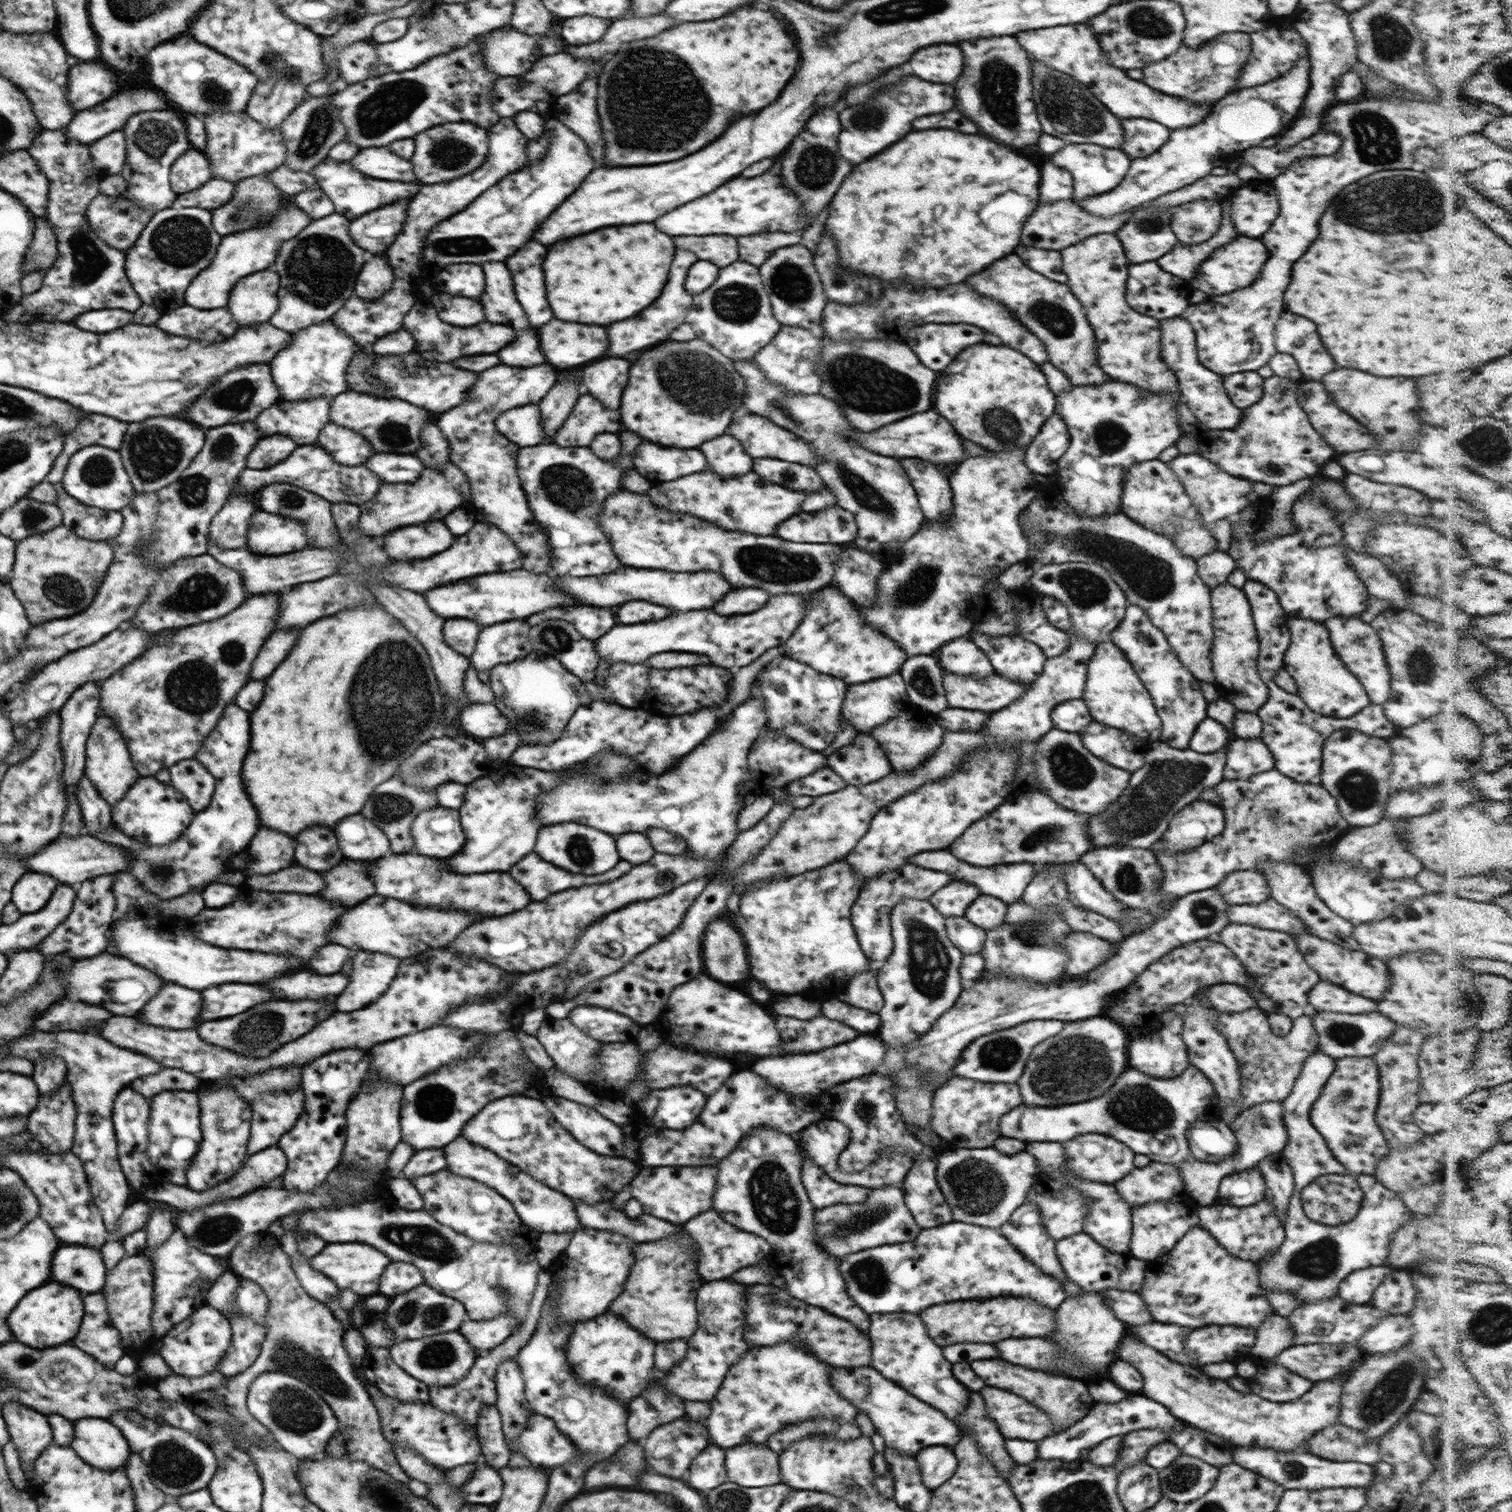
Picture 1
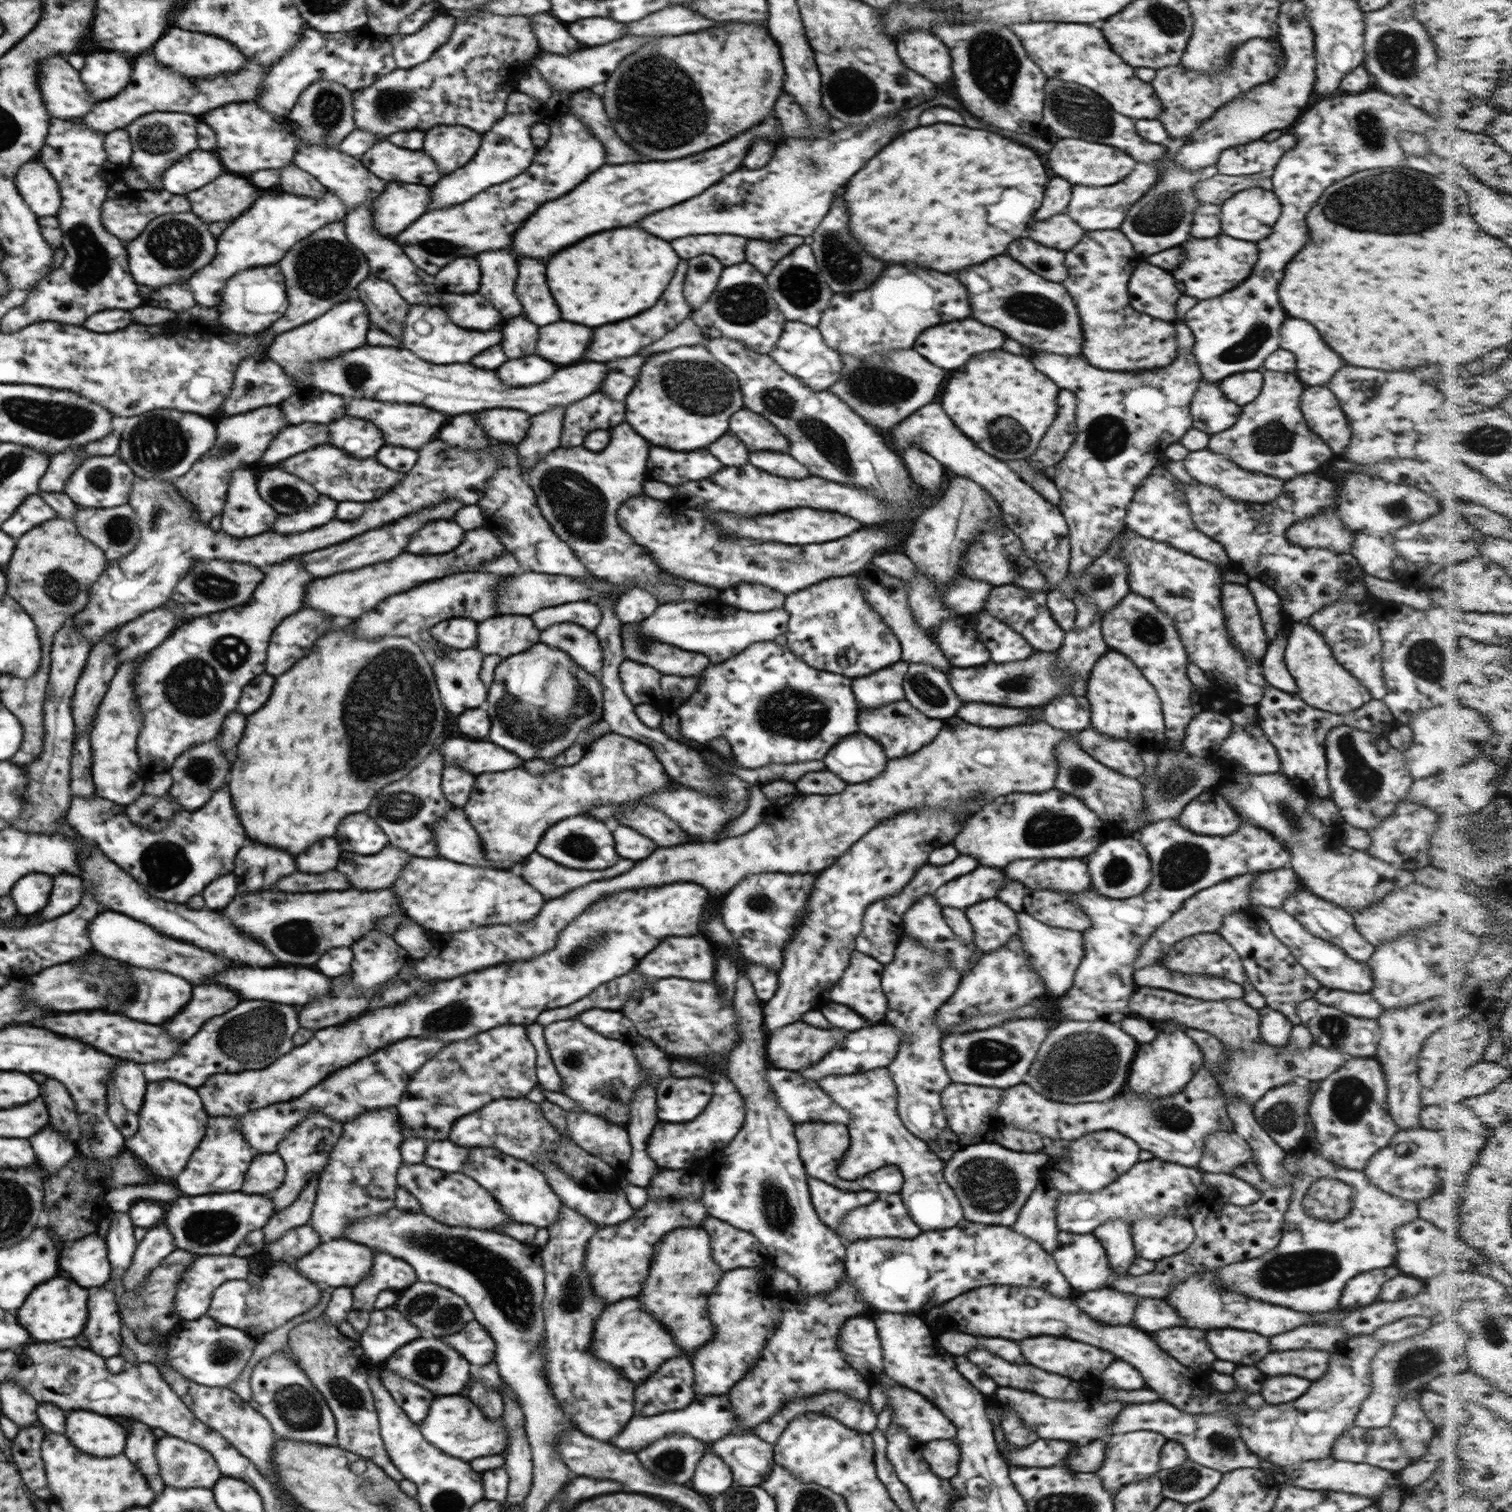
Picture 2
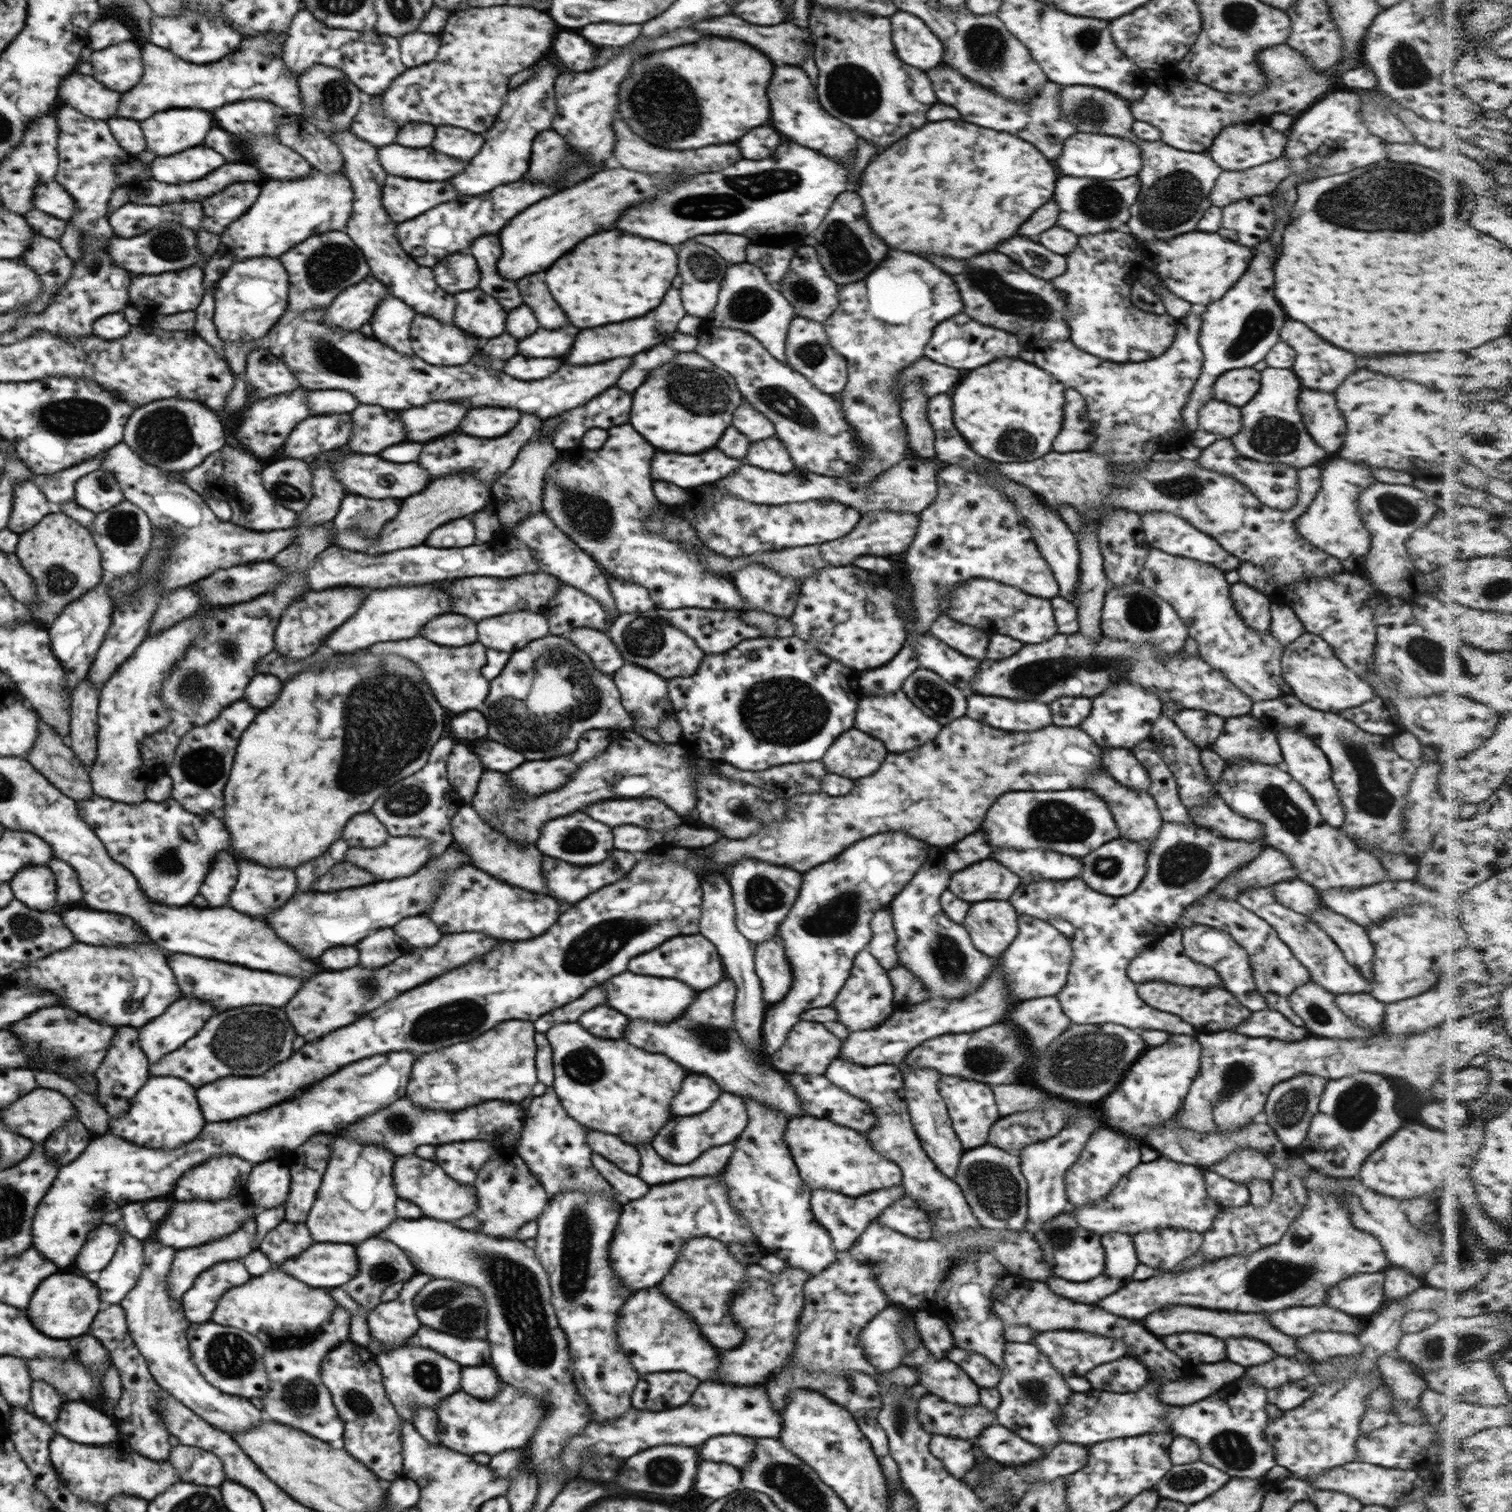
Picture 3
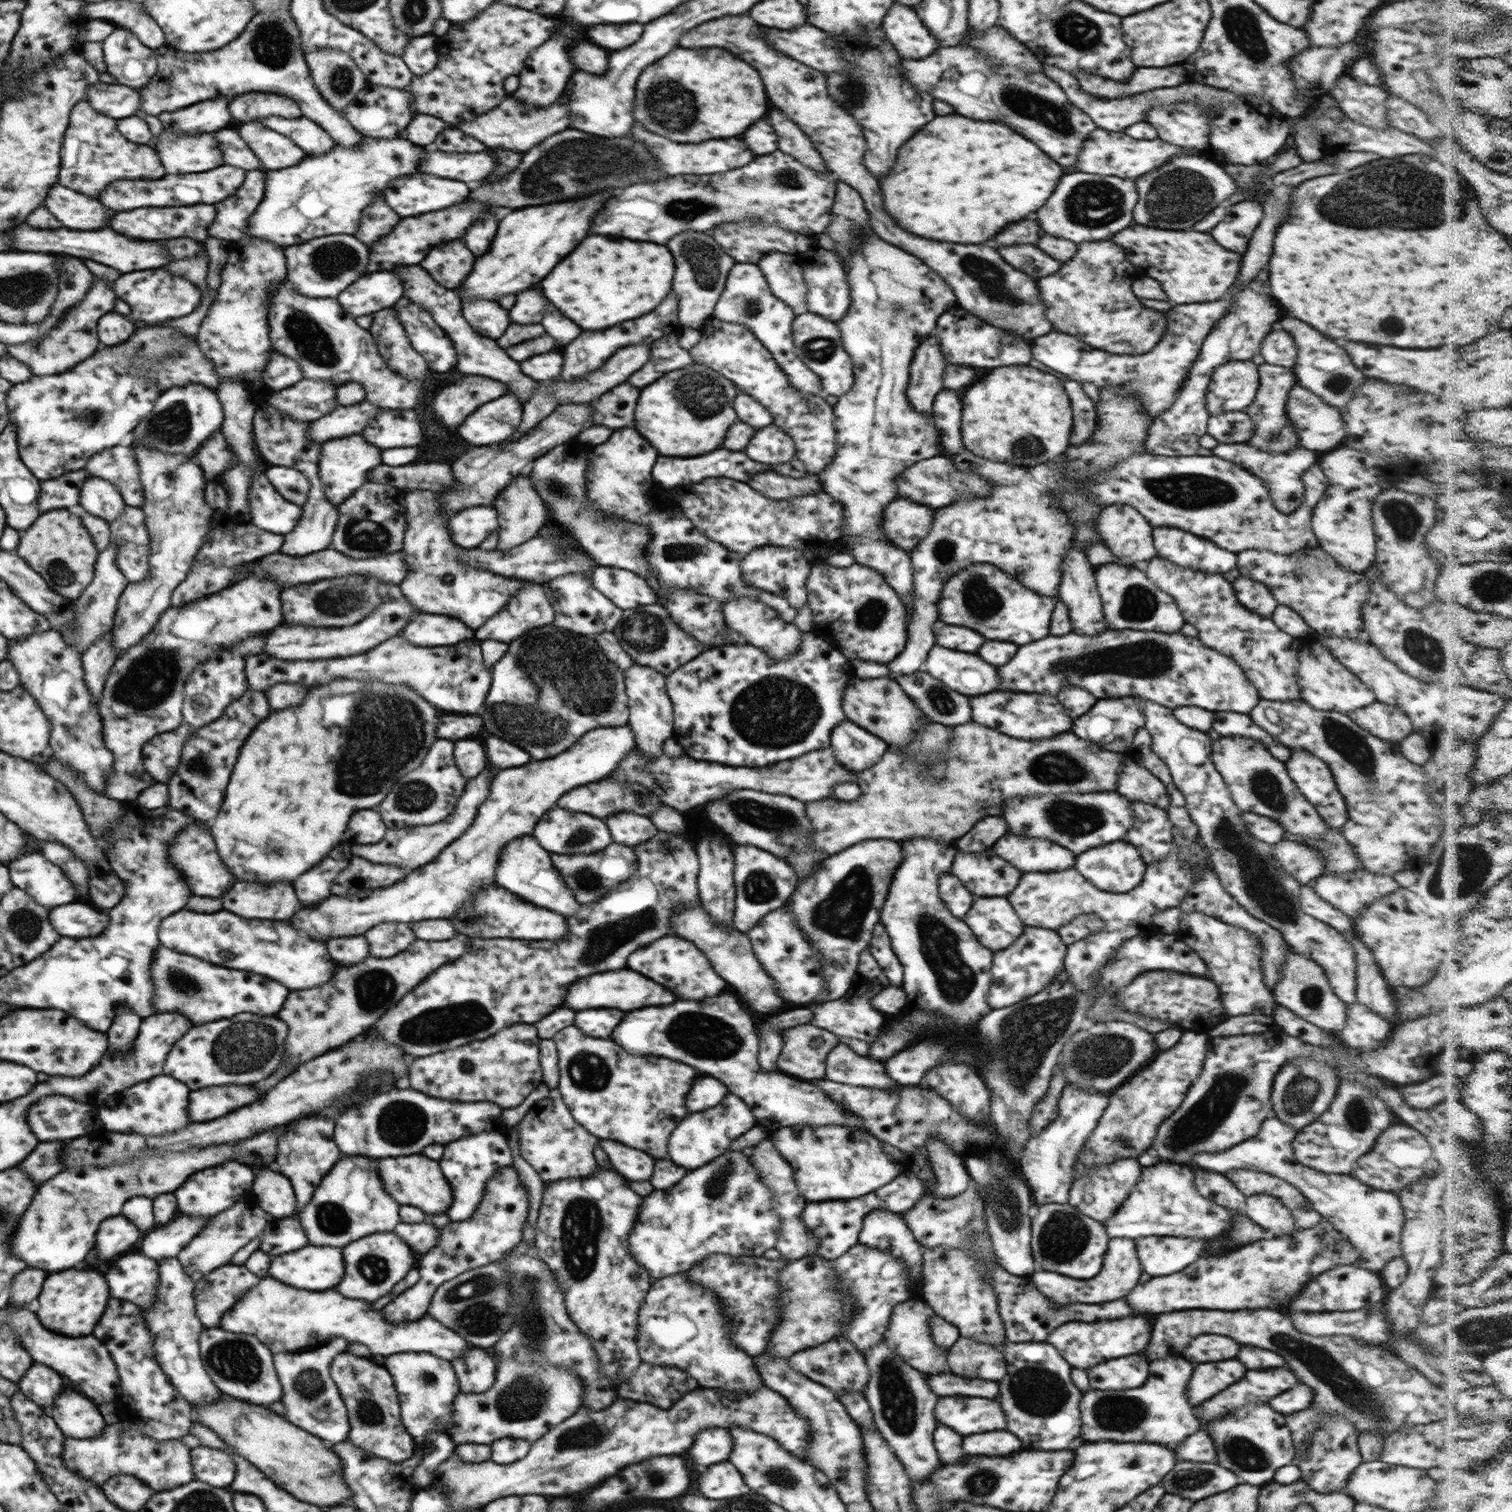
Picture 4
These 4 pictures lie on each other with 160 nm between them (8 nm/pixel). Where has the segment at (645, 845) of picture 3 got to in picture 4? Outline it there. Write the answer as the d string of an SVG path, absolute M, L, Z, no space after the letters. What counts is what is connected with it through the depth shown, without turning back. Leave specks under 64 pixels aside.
M620 812L616 816L610 816L606 820L606 824L608 824L616 844L634 846L634 844L642 844L658 834L654 824L646 816L638 816L632 812Z

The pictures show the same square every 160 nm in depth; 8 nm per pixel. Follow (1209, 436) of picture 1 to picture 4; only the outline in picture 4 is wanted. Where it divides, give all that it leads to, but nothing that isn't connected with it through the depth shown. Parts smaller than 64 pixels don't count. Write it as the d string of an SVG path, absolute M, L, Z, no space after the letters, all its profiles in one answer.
M1268 363L1257 365L1259 387L1253 404L1246 407L1245 413L1254 423L1254 434L1247 440L1254 448L1262 452L1286 452L1300 446L1300 437L1287 415L1287 400L1290 389L1297 384L1293 367L1286 368Z

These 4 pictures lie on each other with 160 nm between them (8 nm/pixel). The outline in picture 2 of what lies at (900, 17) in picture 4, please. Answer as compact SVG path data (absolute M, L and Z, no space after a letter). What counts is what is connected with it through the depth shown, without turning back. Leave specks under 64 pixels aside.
M910 32L898 40L902 62L934 84L944 84L952 76L952 58L948 48L928 32Z

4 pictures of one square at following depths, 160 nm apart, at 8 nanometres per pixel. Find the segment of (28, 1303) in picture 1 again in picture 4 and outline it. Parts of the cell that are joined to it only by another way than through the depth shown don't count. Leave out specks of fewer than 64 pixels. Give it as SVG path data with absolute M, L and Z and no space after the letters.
M68 1270L56 1272L48 1276L48 1284L44 1284L44 1292L40 1292L40 1320L52 1328L52 1332L60 1332L64 1336L88 1336L98 1324L100 1316L108 1304L108 1284L104 1275L96 1274L94 1270Z

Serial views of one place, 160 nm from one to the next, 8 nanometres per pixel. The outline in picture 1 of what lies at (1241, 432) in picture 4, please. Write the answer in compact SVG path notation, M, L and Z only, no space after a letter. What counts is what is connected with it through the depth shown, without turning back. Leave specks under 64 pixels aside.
M1182 318L1160 320L1162 328L1162 354L1163 361L1170 371L1177 376L1178 389L1187 400L1188 408L1192 414L1204 423L1208 430L1228 430L1234 428L1242 418L1243 409L1238 408L1228 396L1223 385L1223 377L1208 370L1197 357L1196 338L1190 324Z

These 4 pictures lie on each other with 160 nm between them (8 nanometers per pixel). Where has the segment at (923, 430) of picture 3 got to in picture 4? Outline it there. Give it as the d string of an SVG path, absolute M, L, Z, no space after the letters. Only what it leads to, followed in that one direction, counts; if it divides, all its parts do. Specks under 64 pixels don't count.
M929 336L916 348L910 366L910 384L907 386L912 408L916 408L918 412L932 414L932 400L942 390L940 380L946 366L948 364L934 336Z

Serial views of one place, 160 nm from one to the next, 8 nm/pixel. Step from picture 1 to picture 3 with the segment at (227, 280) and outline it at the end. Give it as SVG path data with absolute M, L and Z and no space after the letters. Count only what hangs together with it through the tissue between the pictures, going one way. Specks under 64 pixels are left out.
M313 168L311 173L300 180L271 180L261 183L261 192L252 208L238 218L232 228L224 230L220 246L215 254L206 260L202 269L206 272L204 286L211 290L217 286L221 276L234 267L236 260L254 257L279 258L281 255L314 235L330 231L345 232L356 197L351 181L341 172L320 172Z

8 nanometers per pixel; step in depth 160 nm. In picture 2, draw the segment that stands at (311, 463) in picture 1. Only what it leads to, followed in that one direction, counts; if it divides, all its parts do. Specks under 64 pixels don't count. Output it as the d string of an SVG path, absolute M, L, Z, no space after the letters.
M329 442L299 452L296 456L280 461L272 467L299 477L300 480L314 486L319 493L330 496L339 503L344 501L371 503L386 494L388 490L392 490L392 487L404 478L404 473L384 468L381 462L376 462L375 457L356 458Z

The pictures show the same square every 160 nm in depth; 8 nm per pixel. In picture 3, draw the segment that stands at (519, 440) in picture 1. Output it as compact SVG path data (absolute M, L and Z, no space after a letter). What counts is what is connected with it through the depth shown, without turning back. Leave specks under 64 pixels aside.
M472 408L460 422L460 430L468 436L495 439L518 424L520 412L514 408Z

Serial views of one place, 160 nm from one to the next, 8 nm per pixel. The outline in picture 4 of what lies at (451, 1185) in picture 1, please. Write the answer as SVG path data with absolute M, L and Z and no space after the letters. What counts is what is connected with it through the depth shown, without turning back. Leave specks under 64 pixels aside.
M420 1155L388 1157L377 1160L378 1176L385 1192L399 1205L412 1205L428 1215L446 1213L452 1204L452 1190L445 1181L438 1161Z

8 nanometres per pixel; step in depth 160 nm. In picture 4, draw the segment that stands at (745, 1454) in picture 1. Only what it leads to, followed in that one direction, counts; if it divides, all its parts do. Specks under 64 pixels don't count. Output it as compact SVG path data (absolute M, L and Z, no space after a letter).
M706 1428L706 1430L700 1431L700 1434L693 1440L692 1446L688 1450L688 1458L694 1458L691 1462L696 1462L700 1466L711 1466L712 1464L718 1464L726 1462L730 1458L732 1449L732 1438L728 1434L728 1430L724 1428Z

